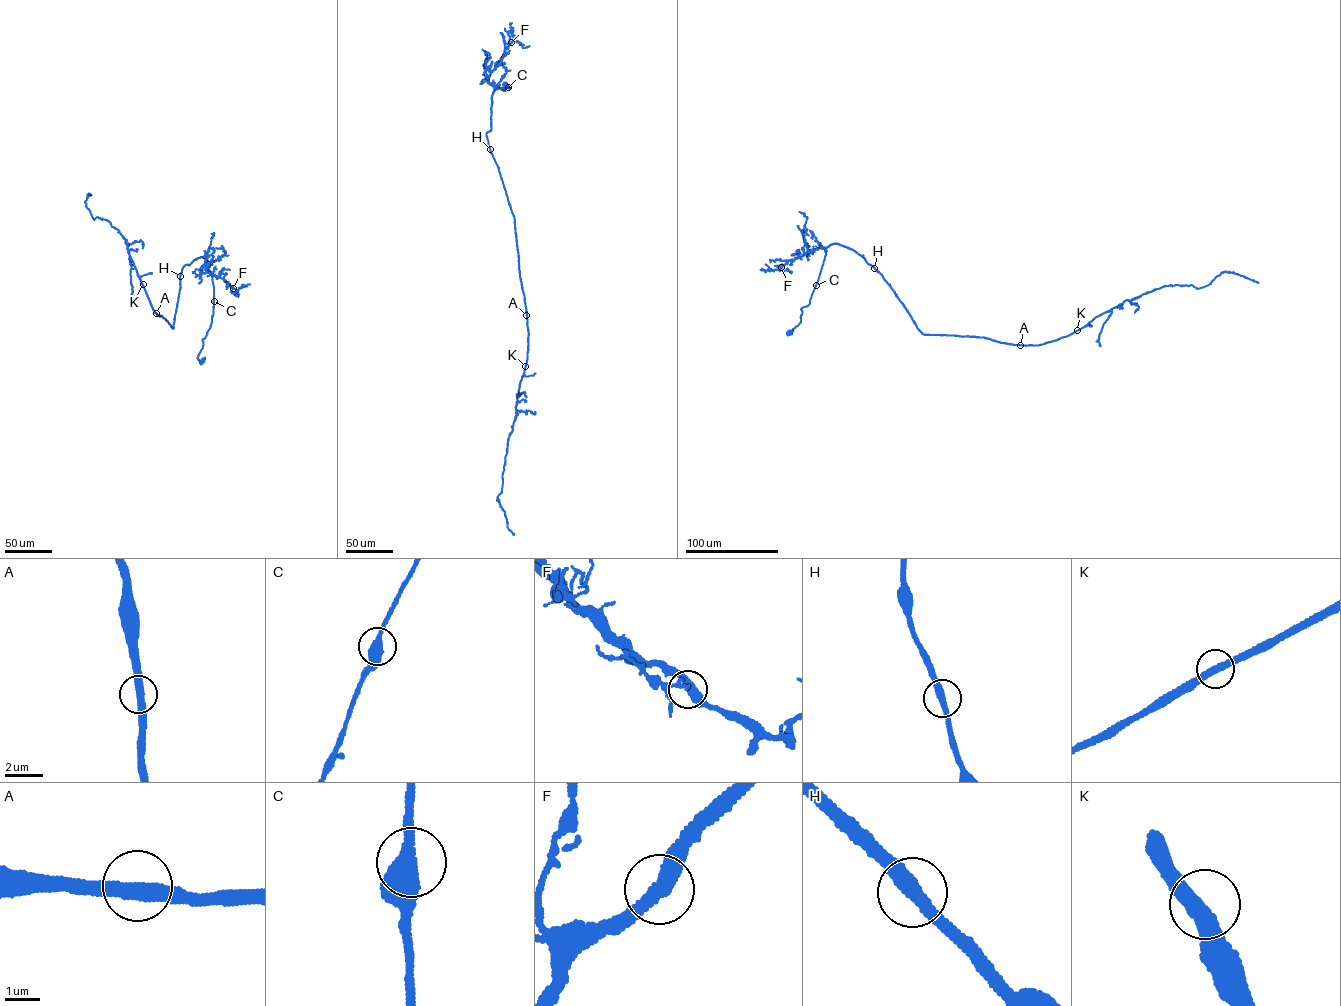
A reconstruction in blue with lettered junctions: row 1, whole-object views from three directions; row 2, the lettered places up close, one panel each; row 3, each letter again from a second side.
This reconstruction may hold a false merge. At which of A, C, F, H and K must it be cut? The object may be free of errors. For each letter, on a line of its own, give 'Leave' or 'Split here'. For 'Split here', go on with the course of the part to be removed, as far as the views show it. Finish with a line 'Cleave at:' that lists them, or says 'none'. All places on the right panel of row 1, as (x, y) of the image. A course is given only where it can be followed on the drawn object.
A: Leave
C: Leave
F: Leave
H: Leave
K: Leave
Cleave at: none

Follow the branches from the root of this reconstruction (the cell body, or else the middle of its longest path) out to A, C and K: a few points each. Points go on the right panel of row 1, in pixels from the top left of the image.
A: (789, 332), (809, 303), (825, 248), (837, 243), (863, 255), (881, 274), (923, 334), (1020, 345)
C: (789, 332), (800, 321), (801, 308), (809, 303), (815, 285)
K: (789, 332), (809, 303), (825, 248), (836, 243), (863, 255), (923, 334), (1034, 345), (1077, 330)

